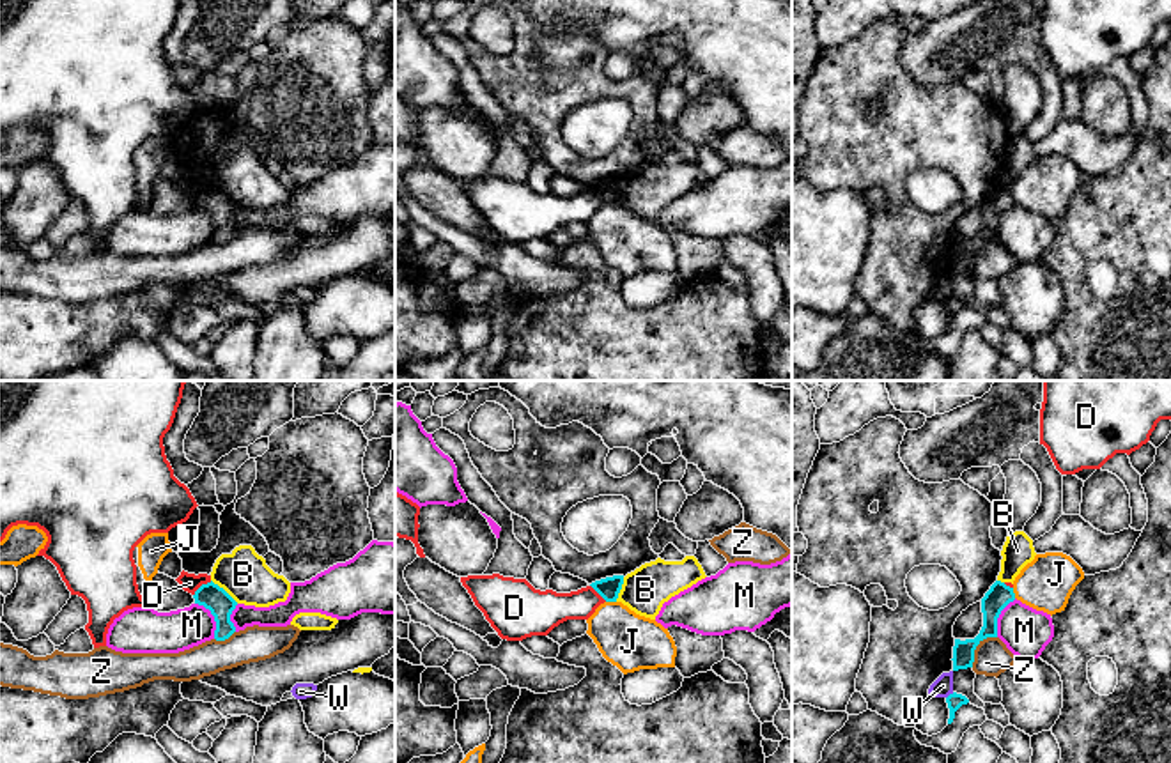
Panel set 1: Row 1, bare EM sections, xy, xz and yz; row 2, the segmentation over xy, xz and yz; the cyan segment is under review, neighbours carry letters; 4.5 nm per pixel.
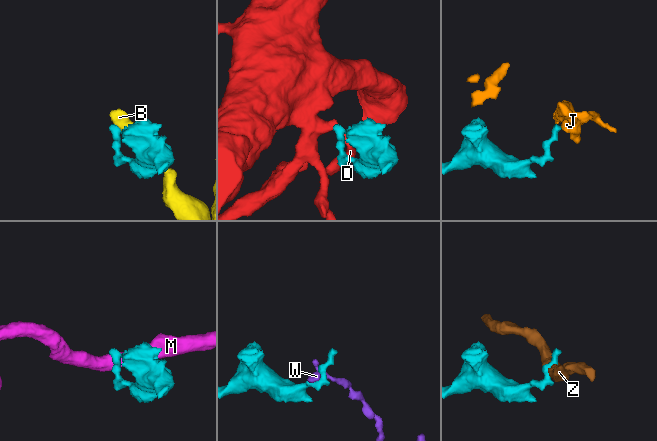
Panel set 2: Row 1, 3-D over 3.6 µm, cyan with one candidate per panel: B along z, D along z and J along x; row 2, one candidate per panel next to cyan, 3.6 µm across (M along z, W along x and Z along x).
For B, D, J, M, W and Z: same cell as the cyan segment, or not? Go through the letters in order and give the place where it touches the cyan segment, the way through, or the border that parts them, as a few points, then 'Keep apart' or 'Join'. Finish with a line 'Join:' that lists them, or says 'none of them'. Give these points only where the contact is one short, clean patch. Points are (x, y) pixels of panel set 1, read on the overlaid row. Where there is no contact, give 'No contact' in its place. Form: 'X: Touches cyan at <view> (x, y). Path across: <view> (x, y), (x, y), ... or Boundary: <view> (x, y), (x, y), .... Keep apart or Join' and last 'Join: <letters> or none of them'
B: Touches cyan at xy (224, 590). Keep apart
D: Touches cyan at xy (201, 586). Keep apart
J: Touches cyan at xz (612, 601). Boundary: xz (606, 601), (615, 602). Keep apart
M: Touches cyan at xy (215, 618). Boundary: xy (195, 602), (202, 604), (213, 616), (215, 638). Keep apart
W: Touches cyan at yz (950, 694). Boundary: yz (953, 693), (946, 698). Keep apart
Z: Touches cyan at yz (977, 645). Boundary: yz (996, 636), (987, 636), (977, 647), (971, 666). Keep apart
Join: none of them

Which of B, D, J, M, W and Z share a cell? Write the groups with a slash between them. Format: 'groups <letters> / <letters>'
groups B / D / J / M / W / Z

